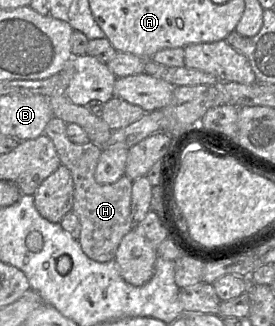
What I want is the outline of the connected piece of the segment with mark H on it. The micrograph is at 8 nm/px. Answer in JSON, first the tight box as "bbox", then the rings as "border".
{"bbox":[44,117,136,263],"border":[[[52,117],[44,130],[44,134],[54,143],[61,164],[71,172],[74,182],[72,212],[78,216],[81,225],[78,242],[90,259],[105,263],[115,259],[121,240],[136,225],[131,214],[133,181],[124,175],[112,184],[97,183],[95,170],[102,153],[102,147],[91,141],[83,145],[73,143],[67,135],[66,127],[67,124],[63,120]]]}

